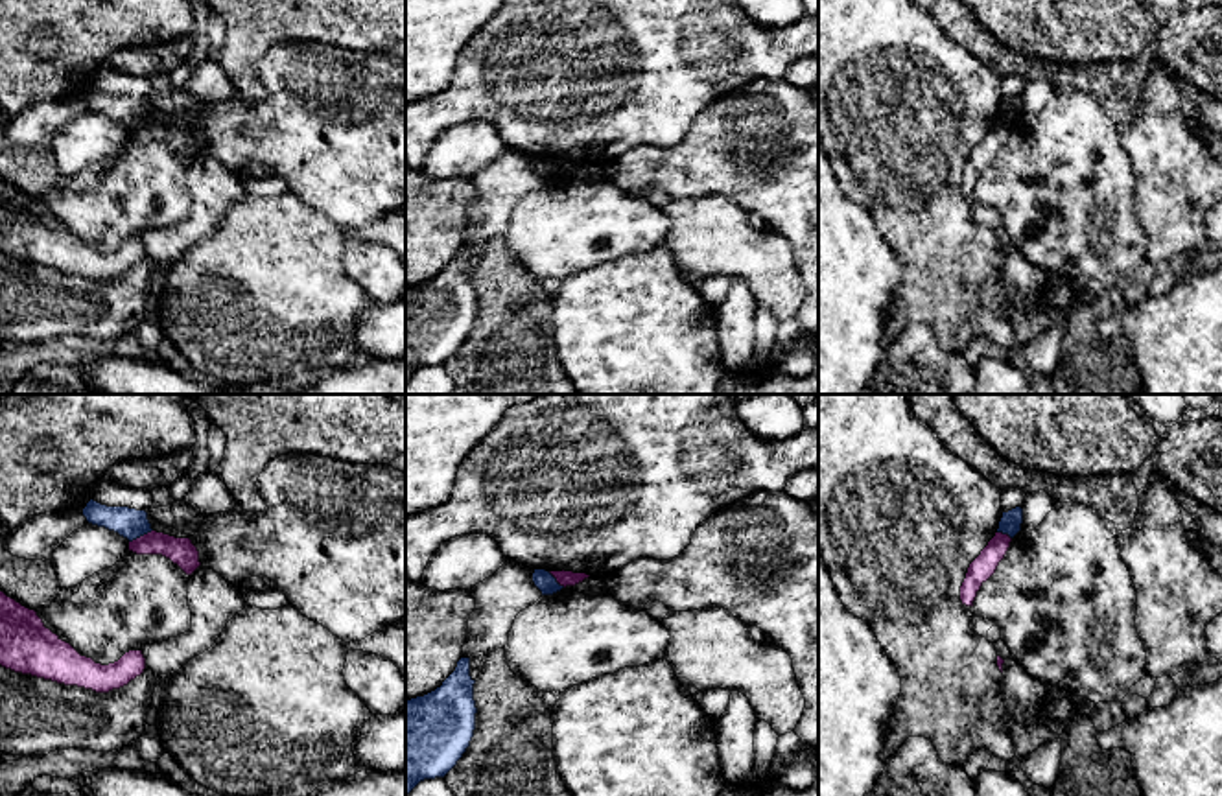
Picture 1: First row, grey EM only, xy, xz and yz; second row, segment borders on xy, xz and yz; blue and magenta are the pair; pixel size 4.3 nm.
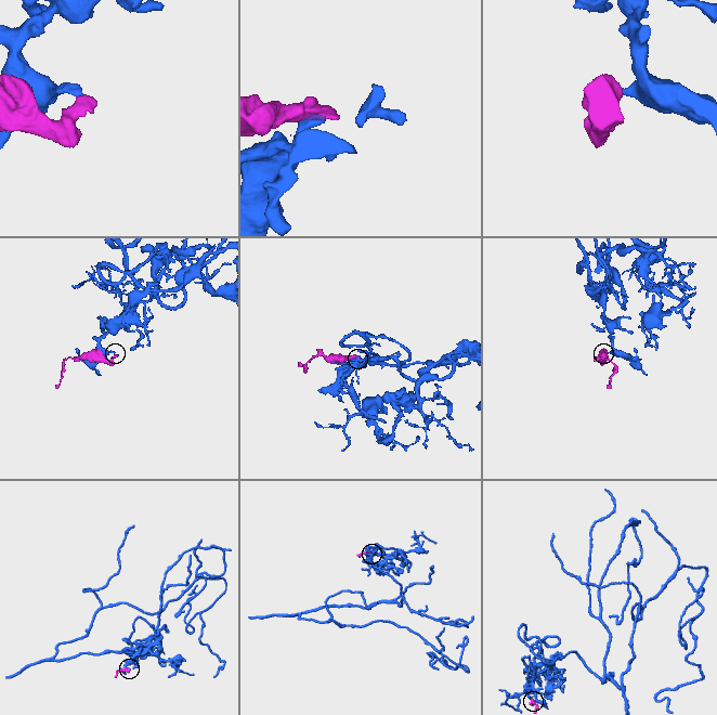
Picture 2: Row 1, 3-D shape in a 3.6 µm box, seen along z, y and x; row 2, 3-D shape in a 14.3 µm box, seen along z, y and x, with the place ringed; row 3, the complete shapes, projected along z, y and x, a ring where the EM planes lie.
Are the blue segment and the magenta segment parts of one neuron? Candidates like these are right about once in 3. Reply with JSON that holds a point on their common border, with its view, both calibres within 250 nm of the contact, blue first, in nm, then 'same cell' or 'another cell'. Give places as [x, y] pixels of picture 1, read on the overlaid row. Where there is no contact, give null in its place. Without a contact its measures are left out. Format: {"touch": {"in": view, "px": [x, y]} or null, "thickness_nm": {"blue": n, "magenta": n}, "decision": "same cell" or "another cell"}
{"touch": {"in": "xy", "px": [140, 535]}, "thickness_nm": {"blue": 140, "magenta": 120}, "decision": "another cell"}

